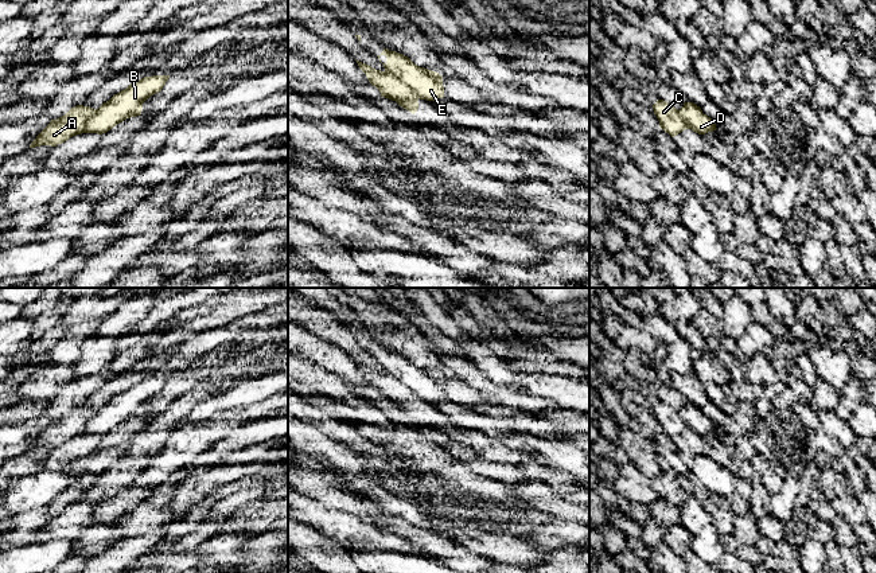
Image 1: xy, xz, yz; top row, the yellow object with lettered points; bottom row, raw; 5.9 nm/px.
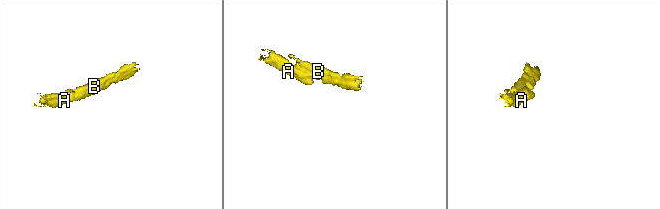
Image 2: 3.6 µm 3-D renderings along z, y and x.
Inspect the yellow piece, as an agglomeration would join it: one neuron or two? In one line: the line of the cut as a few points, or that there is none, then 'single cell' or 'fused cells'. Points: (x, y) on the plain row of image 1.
cut xz (385, 371), (407, 385), (419, 398); fused cells

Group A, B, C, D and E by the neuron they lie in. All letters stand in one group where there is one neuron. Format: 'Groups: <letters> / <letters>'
Groups: A D / B C E

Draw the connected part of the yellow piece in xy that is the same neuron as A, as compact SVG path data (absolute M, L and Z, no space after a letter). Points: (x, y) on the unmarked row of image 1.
M77 406L65 417L51 421L50 425L36 437L30 449L50 447L57 448L70 438L85 434L86 424L93 418L96 410Z

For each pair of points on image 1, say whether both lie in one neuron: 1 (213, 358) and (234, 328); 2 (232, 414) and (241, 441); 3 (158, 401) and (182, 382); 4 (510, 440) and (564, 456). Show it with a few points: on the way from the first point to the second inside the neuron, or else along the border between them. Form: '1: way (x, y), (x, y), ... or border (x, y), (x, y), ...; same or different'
1: way (221, 354), (234, 336); same
2: border (268, 418), (237, 425), (222, 439); different
3: way (163, 398), (176, 388); same
4: way (524, 443), (536, 447), (551, 447); same

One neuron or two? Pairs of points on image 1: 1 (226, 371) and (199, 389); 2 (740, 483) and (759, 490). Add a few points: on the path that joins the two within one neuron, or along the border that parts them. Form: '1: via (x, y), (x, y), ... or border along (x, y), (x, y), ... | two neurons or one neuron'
1: via (220, 378), (206, 389) | one neuron
2: via (744, 487), (755, 490) | one neuron

